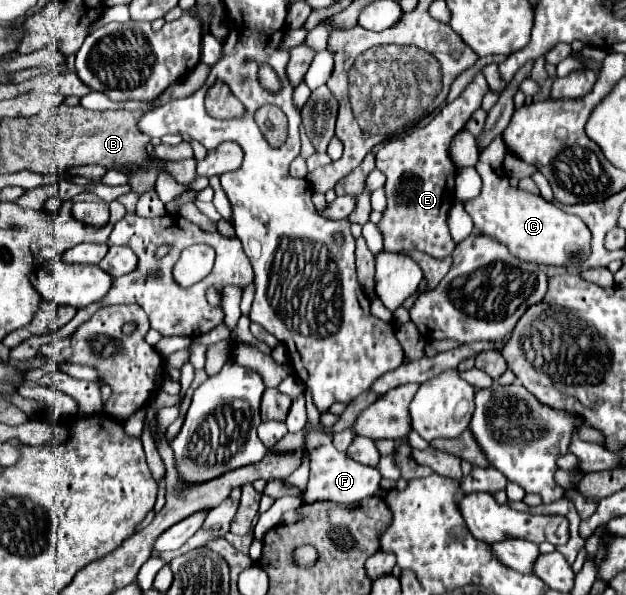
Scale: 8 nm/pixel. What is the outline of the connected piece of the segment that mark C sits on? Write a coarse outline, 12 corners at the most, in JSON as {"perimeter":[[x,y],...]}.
{"perimeter":[[499,134],[479,154],[475,228],[541,266],[581,266],[591,230],[509,186]]}

